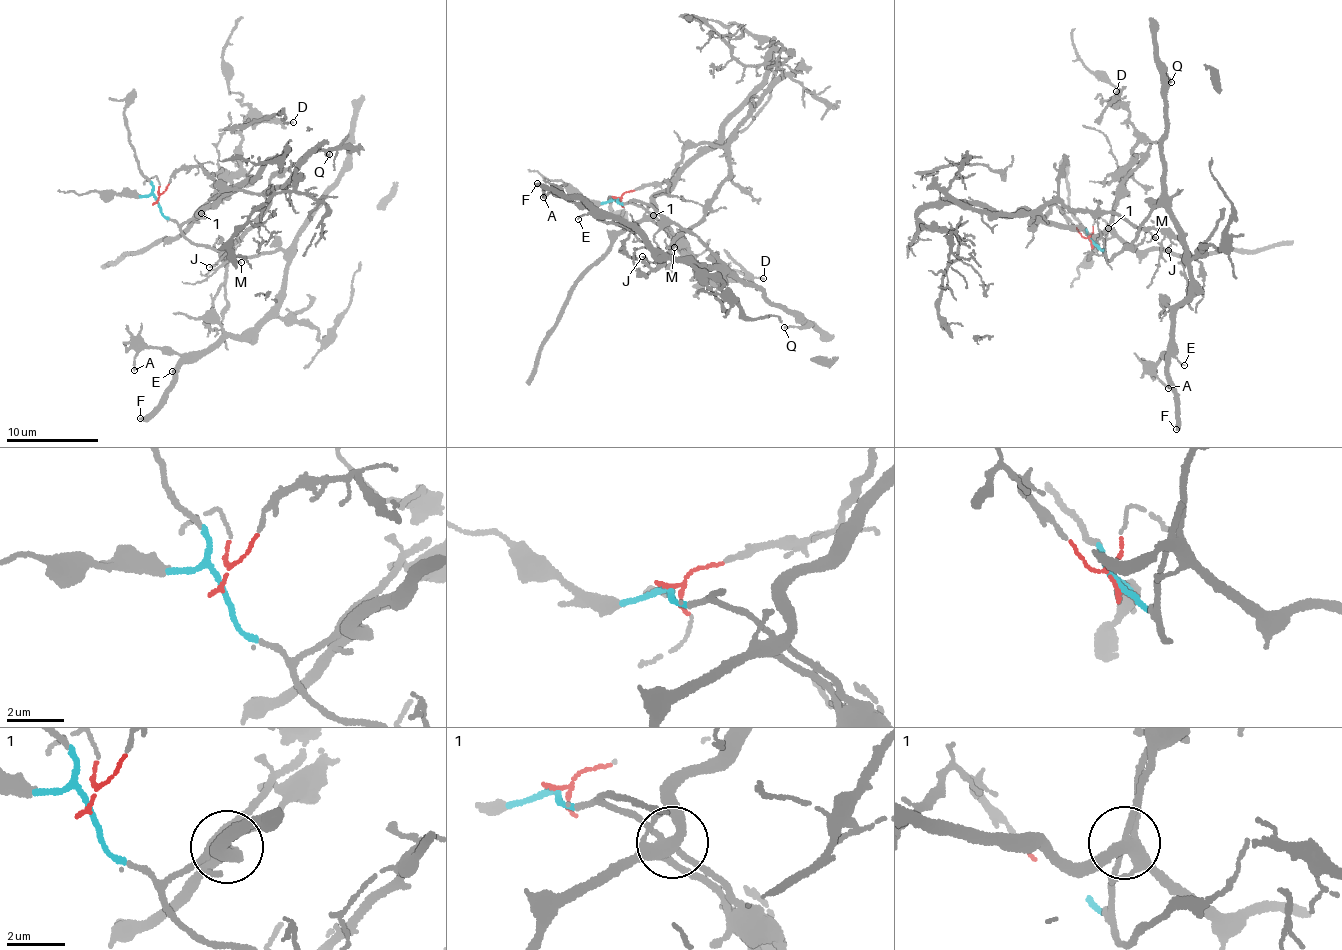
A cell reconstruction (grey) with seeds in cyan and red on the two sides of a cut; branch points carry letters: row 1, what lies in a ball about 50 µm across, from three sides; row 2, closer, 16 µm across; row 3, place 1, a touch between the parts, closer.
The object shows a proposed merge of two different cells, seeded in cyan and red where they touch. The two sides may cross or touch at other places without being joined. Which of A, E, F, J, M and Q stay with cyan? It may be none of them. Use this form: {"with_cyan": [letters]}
{"with_cyan": ["A", "E", "F", "Q"]}

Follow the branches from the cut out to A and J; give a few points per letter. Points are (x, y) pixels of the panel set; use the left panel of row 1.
A: (158, 201), (195, 244), (281, 250), (287, 269), (247, 332), (199, 351), (144, 348), (133, 371)
J: (158, 201), (179, 169), (199, 166), (220, 185), (263, 192), (269, 198), (258, 221), (223, 260), (209, 267)

